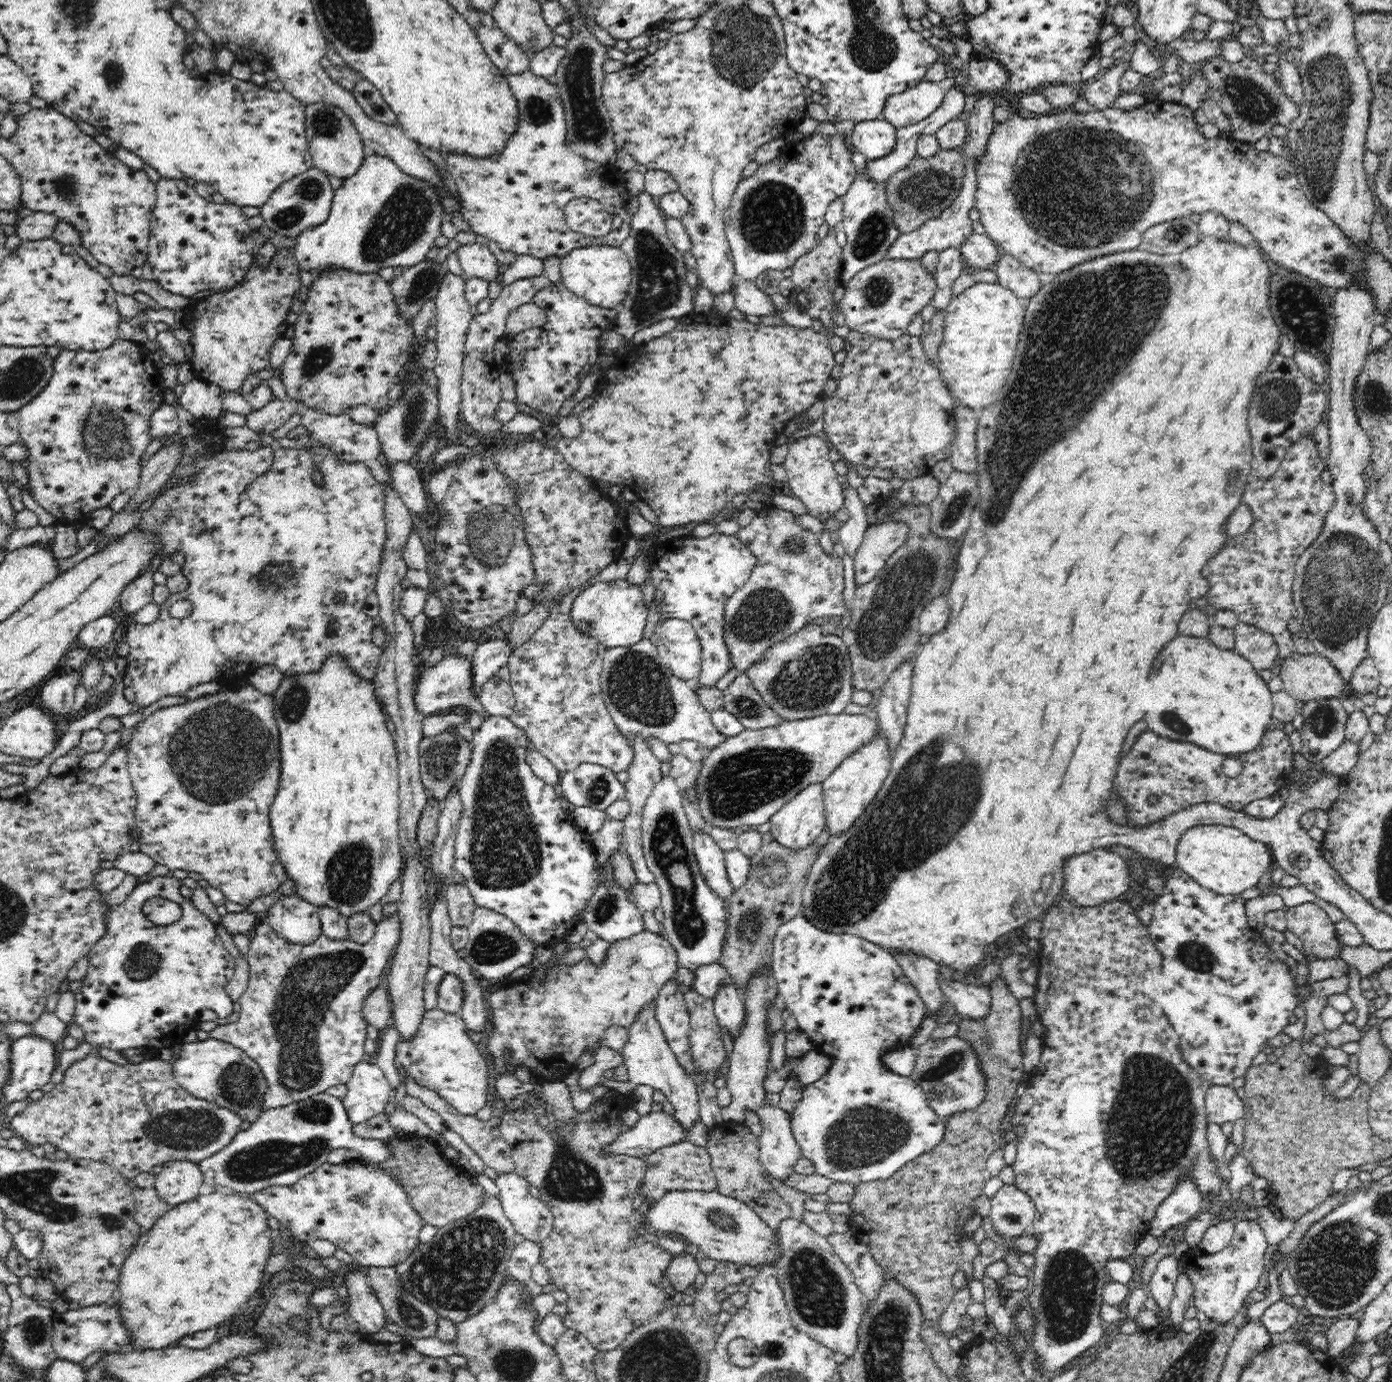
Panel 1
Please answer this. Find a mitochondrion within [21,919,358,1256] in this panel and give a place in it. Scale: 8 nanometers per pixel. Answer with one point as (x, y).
(271, 1160)

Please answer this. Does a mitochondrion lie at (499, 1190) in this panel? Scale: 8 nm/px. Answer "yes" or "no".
no

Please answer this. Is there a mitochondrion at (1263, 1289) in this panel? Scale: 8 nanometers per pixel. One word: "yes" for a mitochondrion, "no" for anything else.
no

